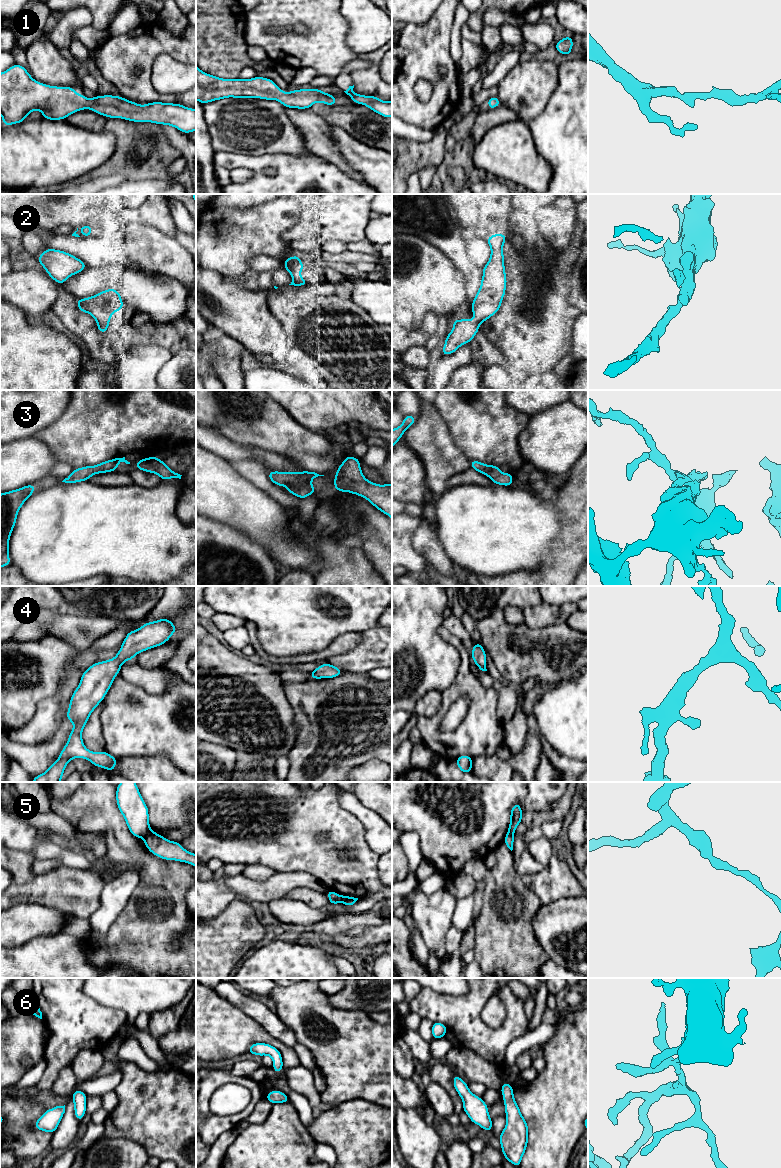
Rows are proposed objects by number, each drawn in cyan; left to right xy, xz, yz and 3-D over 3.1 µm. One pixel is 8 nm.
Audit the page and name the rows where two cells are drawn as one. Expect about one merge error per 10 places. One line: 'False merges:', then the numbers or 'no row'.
False merges: 5

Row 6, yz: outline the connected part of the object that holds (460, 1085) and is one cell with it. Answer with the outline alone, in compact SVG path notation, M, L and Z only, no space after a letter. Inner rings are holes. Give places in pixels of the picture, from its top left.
M458 1075L453 1076L453 1085L463 1102L463 1112L465 1112L472 1123L475 1123L486 1130L492 1132L492 1118L488 1113L488 1105L481 1097L473 1094L468 1084Z

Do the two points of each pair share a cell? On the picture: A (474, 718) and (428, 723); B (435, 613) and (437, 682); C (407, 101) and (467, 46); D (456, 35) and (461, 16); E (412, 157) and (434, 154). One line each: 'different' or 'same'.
A: same
B: same
C: different
D: same
E: same

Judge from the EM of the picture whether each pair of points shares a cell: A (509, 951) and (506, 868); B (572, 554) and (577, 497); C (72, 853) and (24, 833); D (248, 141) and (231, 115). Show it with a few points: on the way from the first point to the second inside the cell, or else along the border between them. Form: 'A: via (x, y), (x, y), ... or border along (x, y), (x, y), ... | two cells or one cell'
A: via (503, 930), (489, 908), (488, 899), (492, 888) | one cell
B: via (577, 540), (577, 511) | one cell
C: via (60, 850), (41, 850), (36, 845) | one cell
D: via (248, 135), (248, 132), (237, 121) | one cell

